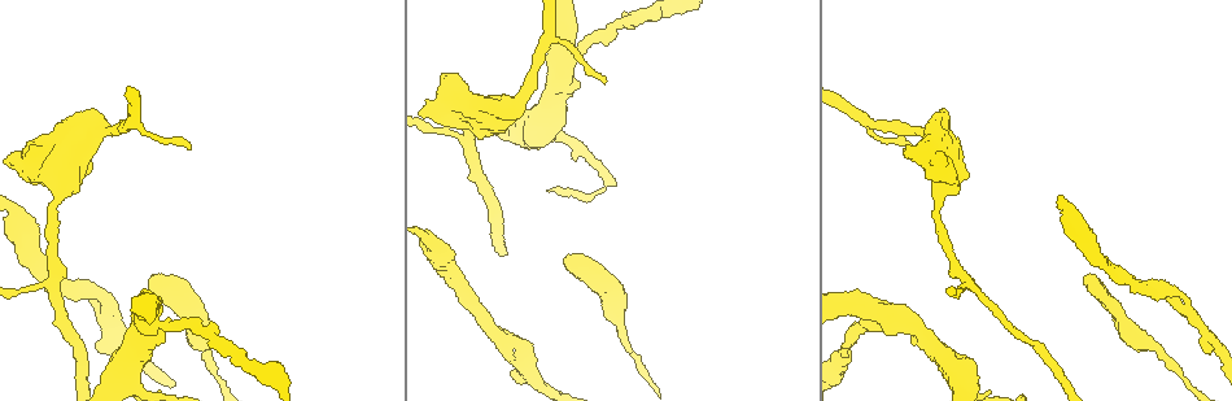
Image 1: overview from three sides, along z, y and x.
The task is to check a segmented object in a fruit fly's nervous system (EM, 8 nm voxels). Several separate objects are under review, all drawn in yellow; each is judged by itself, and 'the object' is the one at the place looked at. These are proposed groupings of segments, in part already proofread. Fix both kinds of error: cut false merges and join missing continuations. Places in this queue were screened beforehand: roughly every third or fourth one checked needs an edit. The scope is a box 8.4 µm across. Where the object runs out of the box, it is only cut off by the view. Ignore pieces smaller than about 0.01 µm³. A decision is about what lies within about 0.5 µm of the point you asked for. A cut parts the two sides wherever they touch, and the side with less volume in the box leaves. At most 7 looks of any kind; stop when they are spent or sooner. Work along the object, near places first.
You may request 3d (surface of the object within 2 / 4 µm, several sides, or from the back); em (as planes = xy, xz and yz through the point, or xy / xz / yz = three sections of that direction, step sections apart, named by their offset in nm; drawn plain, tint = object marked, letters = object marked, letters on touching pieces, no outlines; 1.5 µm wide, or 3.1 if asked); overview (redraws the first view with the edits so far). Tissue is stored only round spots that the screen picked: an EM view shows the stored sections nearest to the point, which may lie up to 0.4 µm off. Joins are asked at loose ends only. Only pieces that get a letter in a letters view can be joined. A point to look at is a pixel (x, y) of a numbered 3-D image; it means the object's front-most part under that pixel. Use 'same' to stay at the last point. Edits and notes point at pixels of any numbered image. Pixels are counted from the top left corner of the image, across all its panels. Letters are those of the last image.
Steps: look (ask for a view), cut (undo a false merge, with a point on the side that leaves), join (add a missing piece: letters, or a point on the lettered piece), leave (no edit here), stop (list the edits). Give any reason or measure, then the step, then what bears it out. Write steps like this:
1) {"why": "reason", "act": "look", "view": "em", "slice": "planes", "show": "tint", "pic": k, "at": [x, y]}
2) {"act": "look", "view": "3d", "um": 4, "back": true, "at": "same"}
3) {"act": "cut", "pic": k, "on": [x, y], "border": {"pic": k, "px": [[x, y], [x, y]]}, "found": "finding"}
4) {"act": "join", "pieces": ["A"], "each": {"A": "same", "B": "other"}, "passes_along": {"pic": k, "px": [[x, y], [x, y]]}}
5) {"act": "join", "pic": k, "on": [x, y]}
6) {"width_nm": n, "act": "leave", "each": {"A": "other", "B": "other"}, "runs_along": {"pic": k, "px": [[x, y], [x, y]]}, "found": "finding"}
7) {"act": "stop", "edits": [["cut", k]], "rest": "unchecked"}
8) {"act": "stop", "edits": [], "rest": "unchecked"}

{"why": "an open end", "act": "look", "view": "em", "slice": "planes", "show": "tint", "pic": 1, "at": [148, 283]}

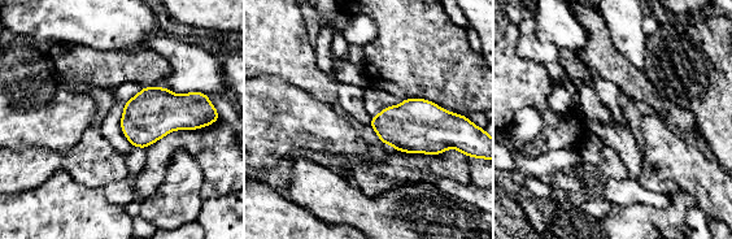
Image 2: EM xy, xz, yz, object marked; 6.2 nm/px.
{"act": "look", "view": "em", "slice": "planes", "show": "letters", "at": "same"}

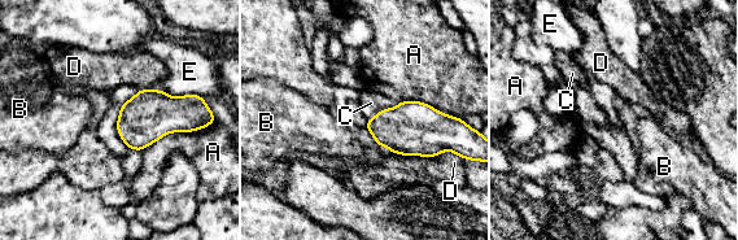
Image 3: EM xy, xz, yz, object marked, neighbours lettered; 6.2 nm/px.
{"act": "join", "pic": 3, "on": [371, 103], "each": {"A": "other", "B": "other", "C": "same", "D": "other", "E": "other"}, "passes_along": {"pic": 3, "px": [[411, 129], [383, 109], [371, 103]]}, "found": "it goes on there"}

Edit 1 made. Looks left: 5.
{"why": "redraw", "act": "look", "view": "overview"}

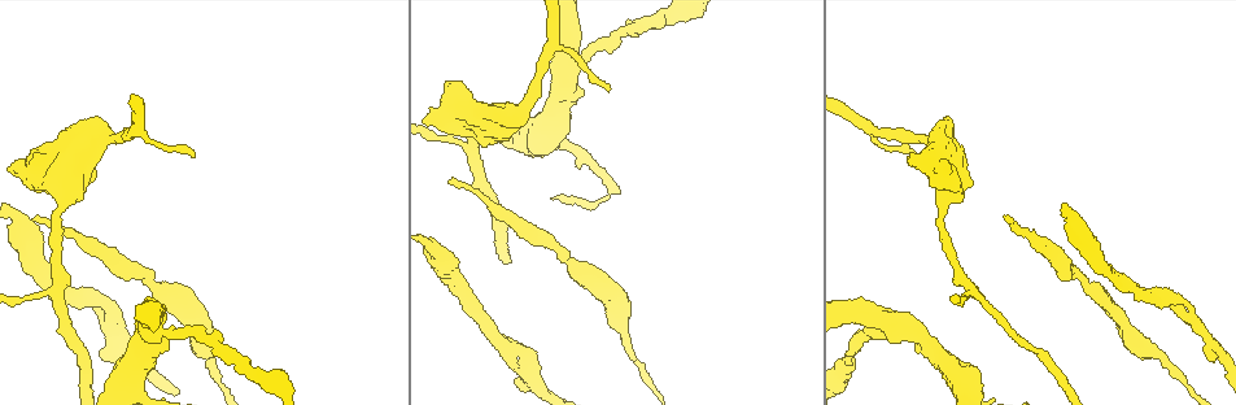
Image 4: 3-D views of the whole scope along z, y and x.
{"why": "branch point", "act": "look", "view": "3d", "um": 4, "pic": 4, "at": [532, 384]}

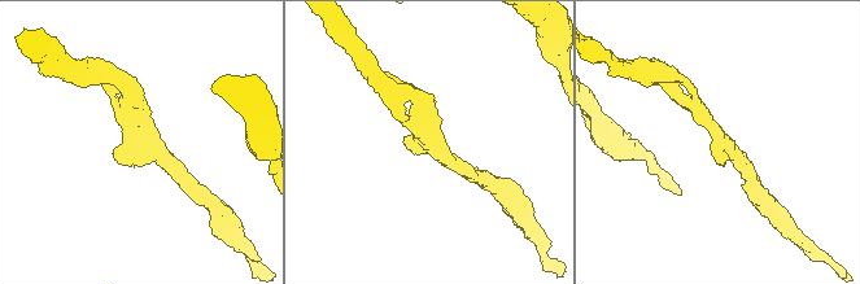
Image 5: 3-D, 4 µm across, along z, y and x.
{"why": "need the tissue", "act": "look", "view": "em", "slice": "xy", "step": 8, "show": "tint", "pic": 5, "at": [714, 128]}

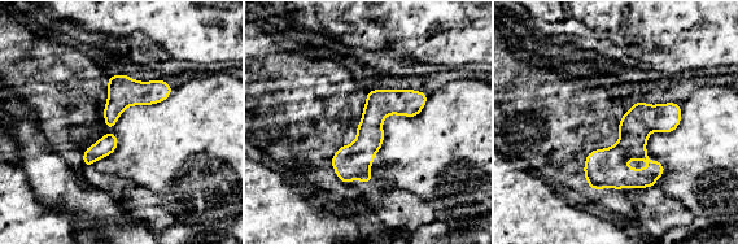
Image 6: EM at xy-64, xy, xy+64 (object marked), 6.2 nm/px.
{"why": "see the neighbours", "act": "look", "view": "em", "slice": "xy", "step": 8, "show": "letters", "at": "same"}

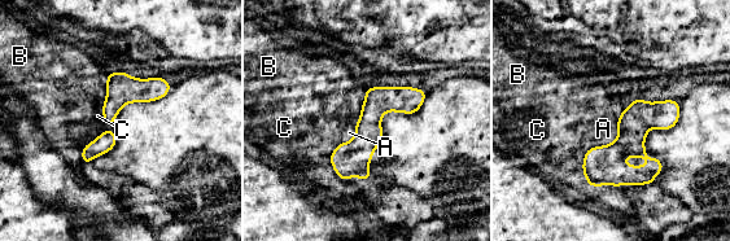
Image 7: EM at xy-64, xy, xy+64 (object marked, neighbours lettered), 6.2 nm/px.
{"width_nm": 170, "act": "leave", "each": {"A": "other", "B": "other", "C": "other"}, "runs_along": {"pic": 7, "px": [[422, 95], [390, 99], [339, 162]]}, "found": "one neuron here"}

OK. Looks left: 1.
{"why": "branch stops here", "act": "look", "view": "em", "slice": "planes", "show": "letters", "pic": 4, "at": [194, 156]}

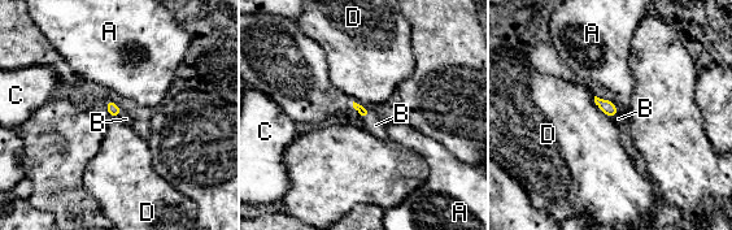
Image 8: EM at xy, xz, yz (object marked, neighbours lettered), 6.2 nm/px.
{"act": "join", "pic": 8, "on": [375, 125], "each": {"A": "other", "B": "same", "C": "other", "D": "other"}, "passes_along": {"pic": 8, "px": [[364, 112], [367, 114], [375, 125]]}, "found": "the neuron continues"}

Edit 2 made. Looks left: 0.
{"act": "stop", "edits": [["join", 3], ["join", 8]], "rest": "unchecked"}

